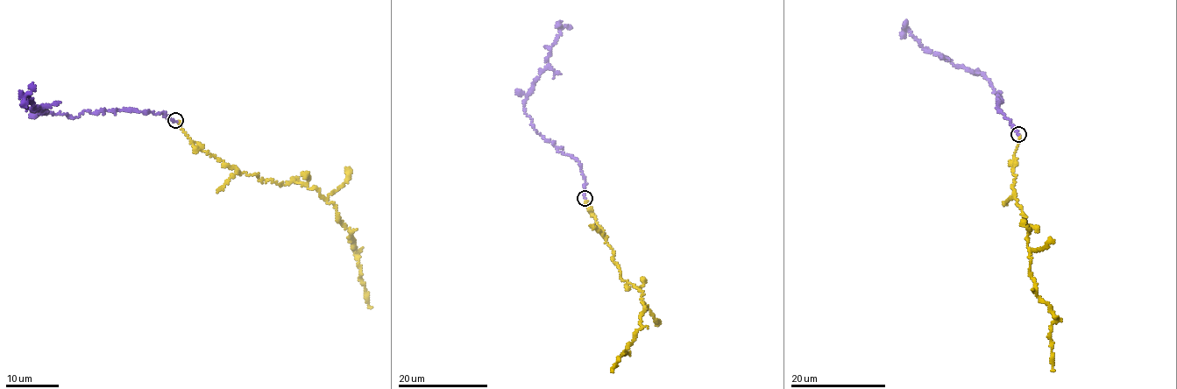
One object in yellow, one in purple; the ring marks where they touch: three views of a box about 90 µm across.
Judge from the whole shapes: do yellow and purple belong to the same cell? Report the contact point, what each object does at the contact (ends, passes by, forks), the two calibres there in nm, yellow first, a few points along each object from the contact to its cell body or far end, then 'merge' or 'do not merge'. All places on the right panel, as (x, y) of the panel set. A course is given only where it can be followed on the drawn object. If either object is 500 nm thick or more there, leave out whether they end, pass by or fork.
place (1018, 134); yellow ends; purple ends; calibres 160 and 150 nm; course yellow (1018, 134), (1012, 186), (1031, 227), (1026, 238), (1036, 293), (1049, 305), (1055, 319), (1048, 339), (1052, 371); course purple (1019, 134), (999, 110), (1001, 95), (993, 91), (987, 78), (924, 50), (904, 26), (906, 21); merge

